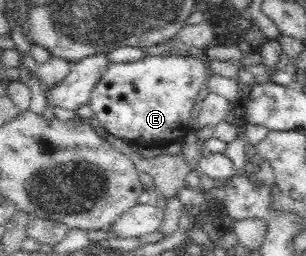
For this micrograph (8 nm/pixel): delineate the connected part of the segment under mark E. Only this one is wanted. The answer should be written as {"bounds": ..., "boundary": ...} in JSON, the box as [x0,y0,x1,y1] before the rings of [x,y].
{"bounds":[87,55,206,150],"boundary":[[[191,55],[146,56],[132,63],[111,63],[100,74],[87,104],[110,135],[139,147],[173,150],[190,127],[188,119],[206,75],[204,61]]]}

